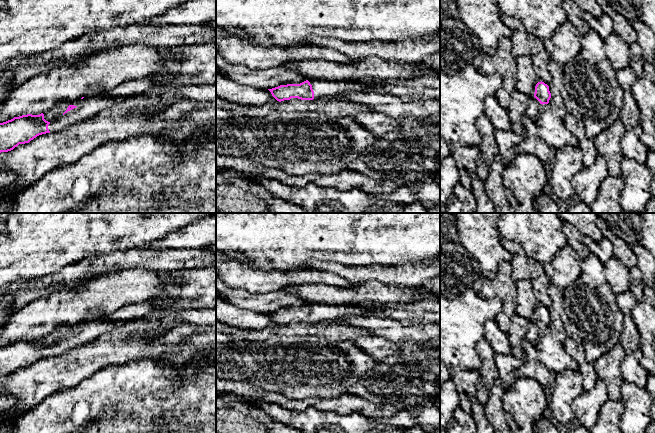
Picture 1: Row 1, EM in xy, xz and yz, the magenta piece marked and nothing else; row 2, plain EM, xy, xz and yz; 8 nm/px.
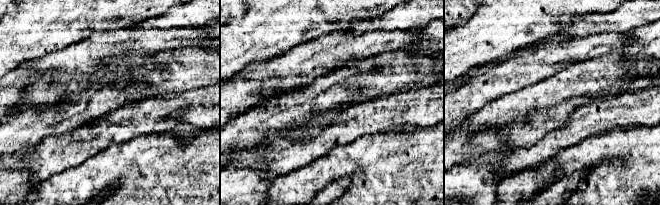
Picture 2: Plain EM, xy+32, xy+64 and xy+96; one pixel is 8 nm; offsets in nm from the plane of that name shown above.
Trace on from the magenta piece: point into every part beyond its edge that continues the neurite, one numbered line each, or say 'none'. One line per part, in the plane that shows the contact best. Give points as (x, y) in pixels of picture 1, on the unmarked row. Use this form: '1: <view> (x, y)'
1: yz (534, 331)

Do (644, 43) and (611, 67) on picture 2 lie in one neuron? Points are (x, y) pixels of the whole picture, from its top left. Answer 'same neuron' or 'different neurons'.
different neurons

